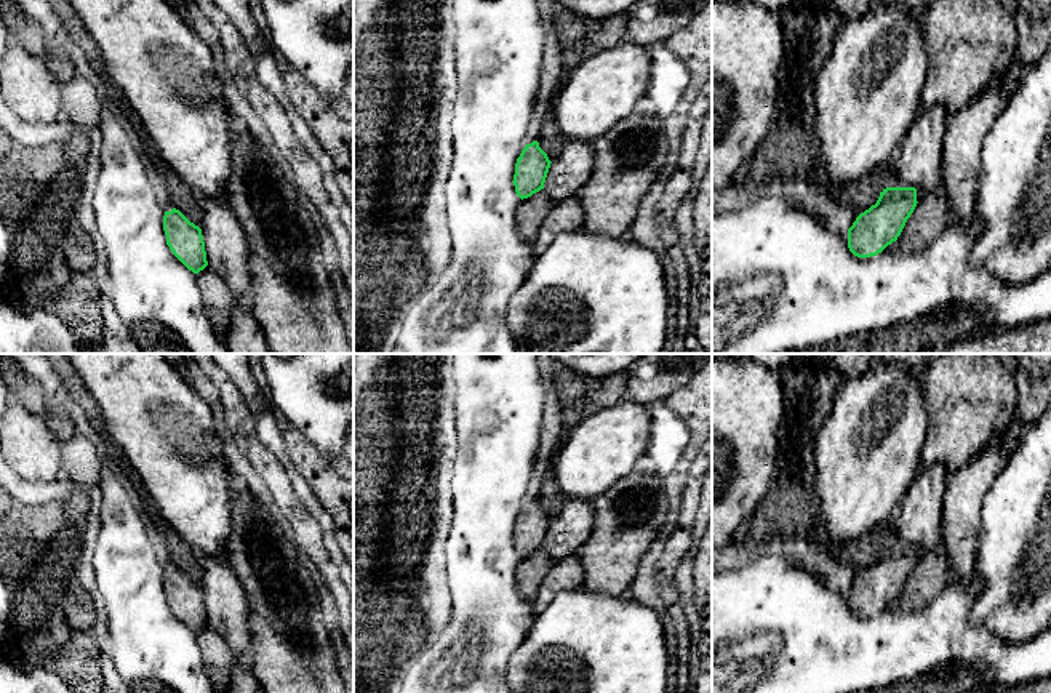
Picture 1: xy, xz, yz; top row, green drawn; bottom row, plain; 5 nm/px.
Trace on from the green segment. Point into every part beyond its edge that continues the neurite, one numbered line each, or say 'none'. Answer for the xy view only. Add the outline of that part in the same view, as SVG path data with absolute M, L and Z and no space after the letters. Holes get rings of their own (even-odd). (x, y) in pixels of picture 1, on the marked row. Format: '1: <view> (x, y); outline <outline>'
none

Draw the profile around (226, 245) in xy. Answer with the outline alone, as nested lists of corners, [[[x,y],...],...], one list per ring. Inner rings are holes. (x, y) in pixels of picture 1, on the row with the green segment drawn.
[[[202,200],[200,224],[208,266],[238,298],[251,291],[246,235],[227,202]]]

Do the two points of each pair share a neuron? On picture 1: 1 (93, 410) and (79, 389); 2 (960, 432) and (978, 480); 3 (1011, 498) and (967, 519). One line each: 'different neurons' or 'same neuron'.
1: same neuron
2: different neurons
3: different neurons

